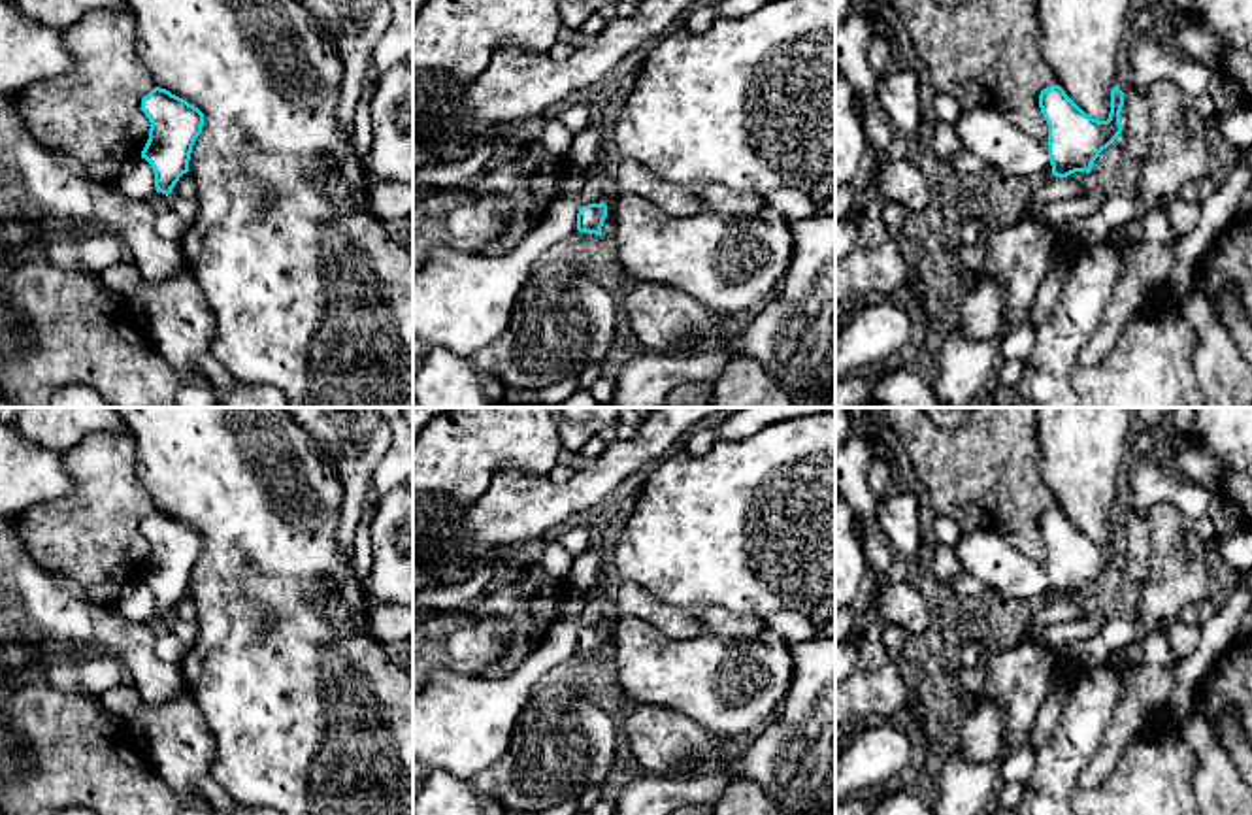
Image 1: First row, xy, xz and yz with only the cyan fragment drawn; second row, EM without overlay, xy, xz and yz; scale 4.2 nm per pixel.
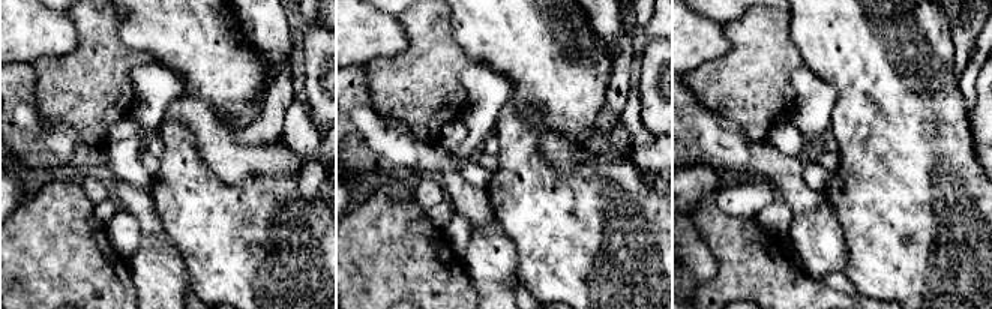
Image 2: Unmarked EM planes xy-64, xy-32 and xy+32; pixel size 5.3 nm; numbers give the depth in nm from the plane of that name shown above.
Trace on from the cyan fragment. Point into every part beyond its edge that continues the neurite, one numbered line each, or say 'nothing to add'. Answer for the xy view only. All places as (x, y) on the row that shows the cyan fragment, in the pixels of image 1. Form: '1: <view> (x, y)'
1: xy (168, 225)

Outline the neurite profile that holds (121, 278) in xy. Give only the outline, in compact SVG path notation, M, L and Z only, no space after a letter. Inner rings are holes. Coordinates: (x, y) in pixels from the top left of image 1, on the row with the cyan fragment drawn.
M124 257L121 262L107 266L100 274L100 281L117 296L126 302L132 298L136 287L141 281L141 274L130 257Z

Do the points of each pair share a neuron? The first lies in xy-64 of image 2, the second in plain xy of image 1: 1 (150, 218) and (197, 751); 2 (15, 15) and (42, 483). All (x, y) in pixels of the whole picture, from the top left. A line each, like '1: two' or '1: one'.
1: two
2: one

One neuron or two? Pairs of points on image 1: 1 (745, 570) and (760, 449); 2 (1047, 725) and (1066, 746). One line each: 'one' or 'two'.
1: one
2: two

